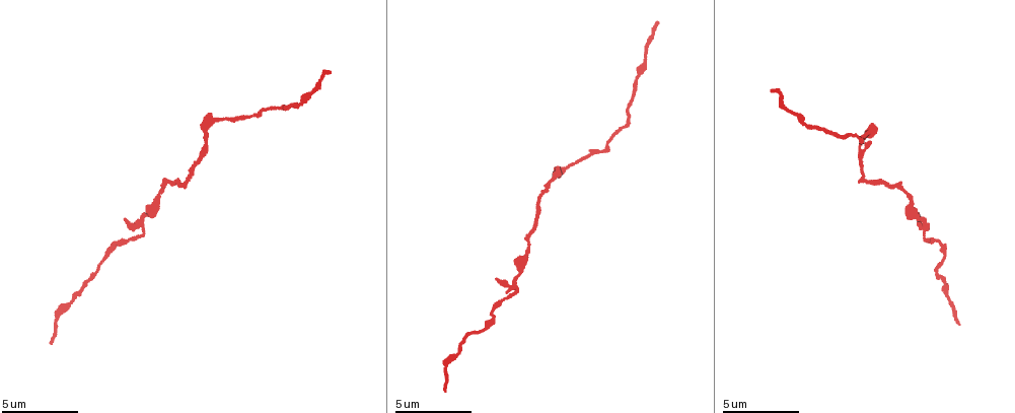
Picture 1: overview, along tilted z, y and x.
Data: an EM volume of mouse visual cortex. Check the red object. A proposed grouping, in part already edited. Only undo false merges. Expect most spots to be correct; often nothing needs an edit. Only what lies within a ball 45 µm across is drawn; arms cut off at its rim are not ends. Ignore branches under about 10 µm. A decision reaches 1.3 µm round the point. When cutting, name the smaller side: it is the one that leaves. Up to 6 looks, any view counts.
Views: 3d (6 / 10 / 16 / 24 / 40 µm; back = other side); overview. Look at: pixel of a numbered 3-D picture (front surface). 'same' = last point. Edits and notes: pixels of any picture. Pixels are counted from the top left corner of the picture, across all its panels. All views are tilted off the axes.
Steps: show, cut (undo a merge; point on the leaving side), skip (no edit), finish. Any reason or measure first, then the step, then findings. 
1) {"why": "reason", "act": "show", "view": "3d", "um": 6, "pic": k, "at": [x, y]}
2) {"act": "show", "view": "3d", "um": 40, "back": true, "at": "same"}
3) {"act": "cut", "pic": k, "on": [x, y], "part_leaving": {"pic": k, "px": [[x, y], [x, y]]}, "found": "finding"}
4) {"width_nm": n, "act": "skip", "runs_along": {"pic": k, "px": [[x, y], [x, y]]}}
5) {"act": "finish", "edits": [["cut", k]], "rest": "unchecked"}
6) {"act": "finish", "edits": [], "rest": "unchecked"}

{"why": "thin arm on a thick one", "act": "show", "view": "3d", "um": 10, "pic": 1, "at": [145, 217]}

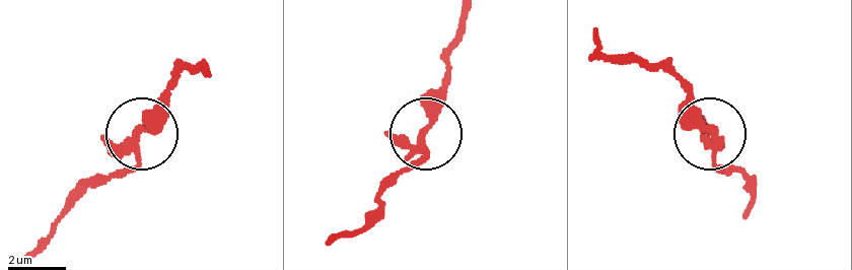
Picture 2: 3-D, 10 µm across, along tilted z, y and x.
{"width_nm": 230, "act": "skip", "runs_along": {"pic": 2, "px": [[199, 69], [179, 76], [135, 164], [111, 180]]}, "found": "all the same cell"}

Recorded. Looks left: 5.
{"why": "thick turns thin", "act": "show", "view": "3d", "um": 16, "pic": 1, "at": [217, 120]}

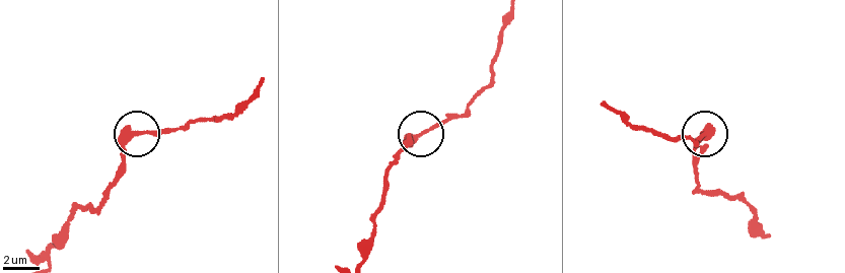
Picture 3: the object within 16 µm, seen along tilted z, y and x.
{"act": "show", "view": "3d", "um": 6, "pic": 3, "at": [139, 134]}

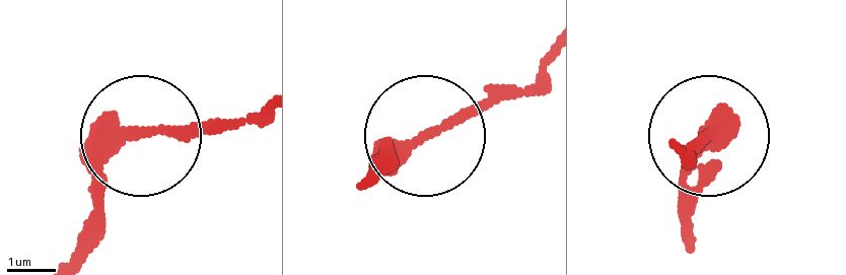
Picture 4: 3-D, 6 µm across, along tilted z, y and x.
{"act": "skip", "runs_along": {"pic": 4, "px": [[365, 177], [384, 145], [413, 147], [481, 107], [550, 92]]}, "found": "one cell here"}

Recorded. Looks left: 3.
{"act": "show", "view": "3d", "um": 10, "pic": 1, "at": [538, 210]}

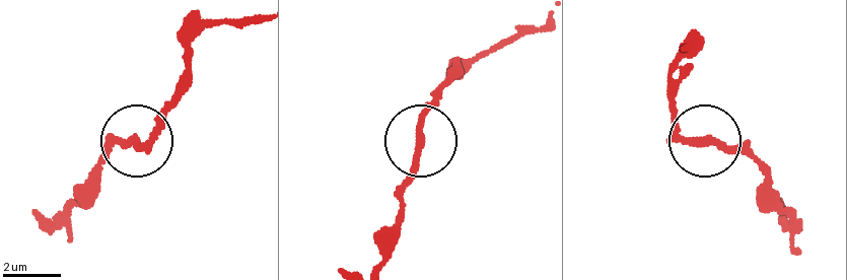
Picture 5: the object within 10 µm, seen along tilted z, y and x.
{"act": "skip", "runs_along": {"pic": 5, "px": [[417, 140], [443, 87]]}, "found": "one cell here"}

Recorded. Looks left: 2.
{"act": "finish", "edits": [], "rest": "unchecked"}

